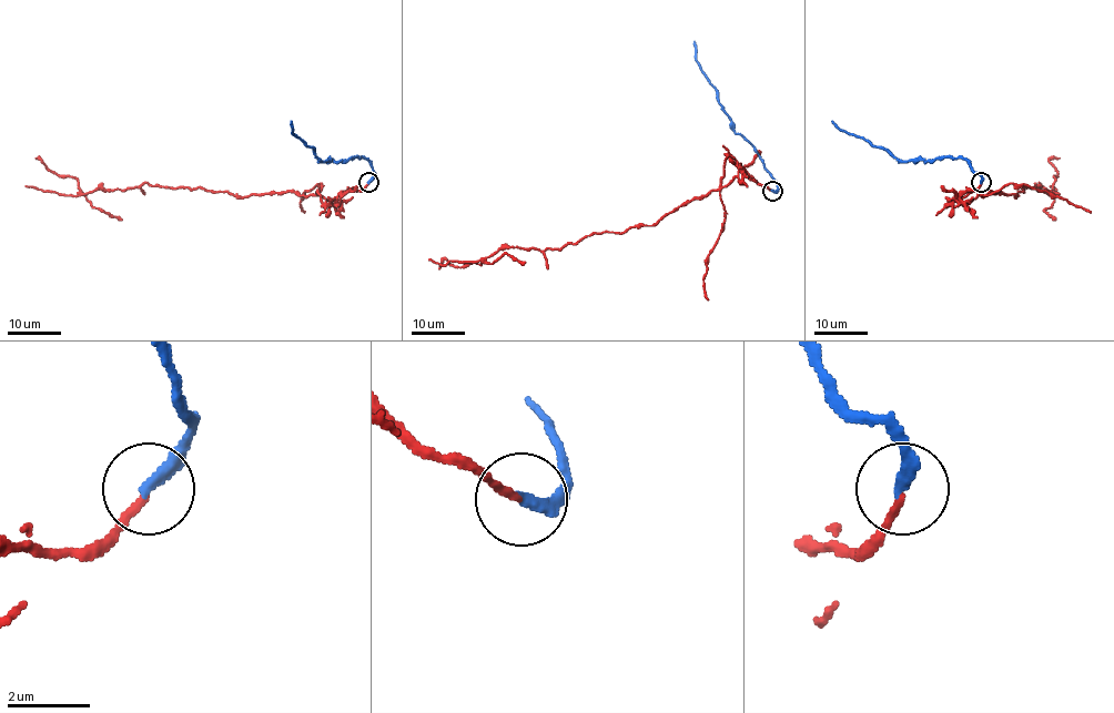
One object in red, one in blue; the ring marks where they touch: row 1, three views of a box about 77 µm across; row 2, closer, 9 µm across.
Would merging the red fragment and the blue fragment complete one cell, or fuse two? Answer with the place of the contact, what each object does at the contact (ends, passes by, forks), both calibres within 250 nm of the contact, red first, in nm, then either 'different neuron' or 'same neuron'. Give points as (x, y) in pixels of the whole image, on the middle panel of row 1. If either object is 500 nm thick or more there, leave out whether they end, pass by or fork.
at (772, 191); red ends there; blue ends there; 180 nm thick on the red side, 320 nm on the other; different neuron

